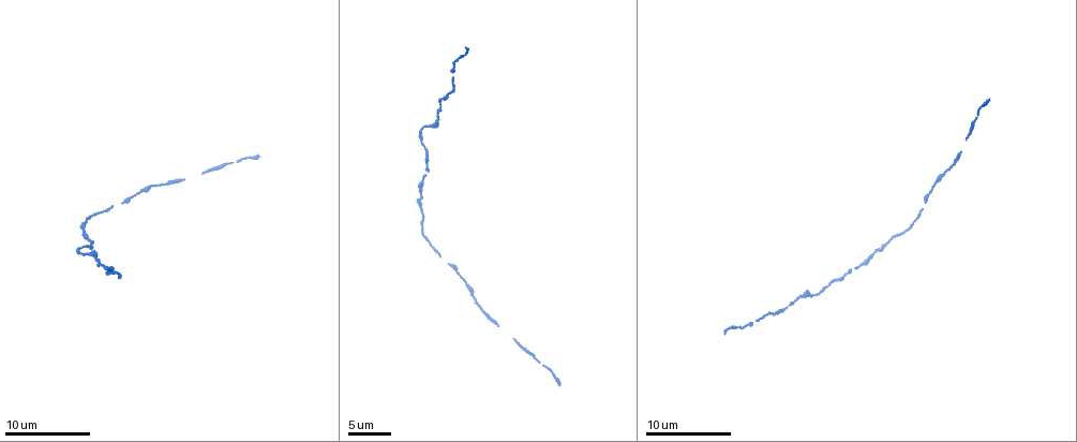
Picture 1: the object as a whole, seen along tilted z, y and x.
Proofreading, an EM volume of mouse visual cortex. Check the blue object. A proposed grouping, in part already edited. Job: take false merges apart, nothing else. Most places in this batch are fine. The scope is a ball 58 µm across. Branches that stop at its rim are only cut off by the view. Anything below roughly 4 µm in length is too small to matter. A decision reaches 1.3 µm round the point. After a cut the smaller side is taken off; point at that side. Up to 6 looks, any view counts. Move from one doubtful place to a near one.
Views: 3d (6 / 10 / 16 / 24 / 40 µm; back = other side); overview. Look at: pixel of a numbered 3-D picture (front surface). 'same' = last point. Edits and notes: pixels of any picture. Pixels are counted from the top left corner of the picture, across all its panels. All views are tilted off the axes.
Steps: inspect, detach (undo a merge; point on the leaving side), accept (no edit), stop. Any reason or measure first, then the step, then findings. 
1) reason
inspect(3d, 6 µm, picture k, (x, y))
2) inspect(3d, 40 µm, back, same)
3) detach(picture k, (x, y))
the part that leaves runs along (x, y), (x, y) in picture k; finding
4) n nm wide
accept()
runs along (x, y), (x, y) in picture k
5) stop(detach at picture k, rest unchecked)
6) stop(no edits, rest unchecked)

sudden change in width
inspect(3d, 6 µm, picture 1, (518, 339))

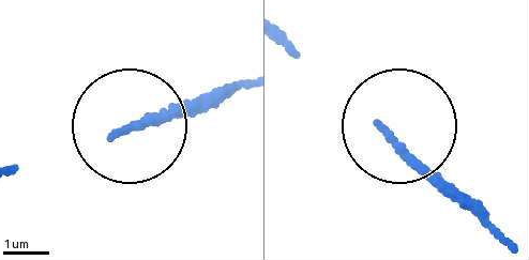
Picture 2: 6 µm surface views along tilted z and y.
190 nm wide
accept()
continuous, no second neuron

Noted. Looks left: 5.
thick turns thin
inspect(3d, 16 µm, picture 1, (955, 166))

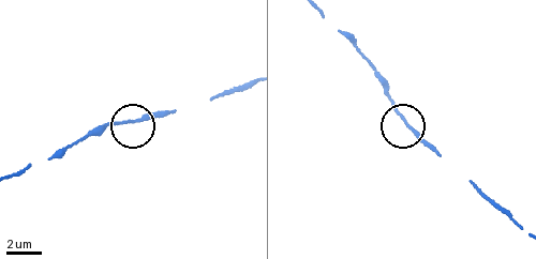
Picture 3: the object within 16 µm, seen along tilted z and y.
inspect(3d, 6 µm, picture 3, (132, 122))

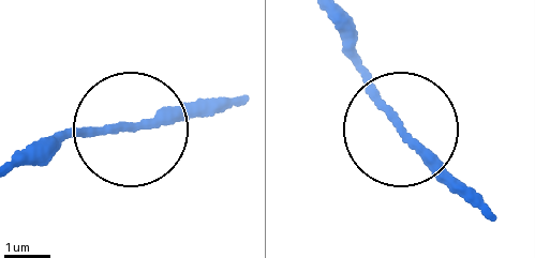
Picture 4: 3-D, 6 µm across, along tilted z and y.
150 nm wide
accept()
runs along (329, 14), (381, 110), (480, 206) in picture 4; continuous, no second neuron

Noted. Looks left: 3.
calibre changes
inspect(3d, 10 µm, picture 1, (450, 92))

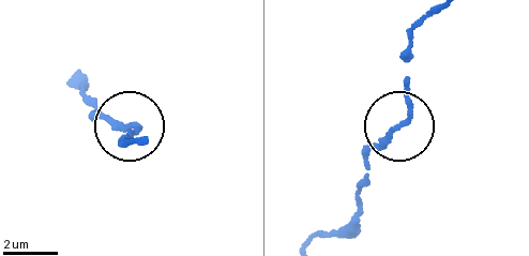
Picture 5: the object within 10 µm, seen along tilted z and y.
inspect(3d, 6 µm, picture 5, (396, 127))

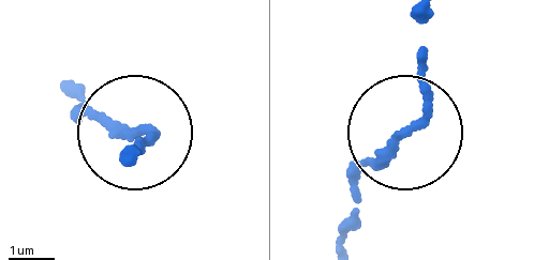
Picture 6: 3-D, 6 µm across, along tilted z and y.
160 nm wide
accept()
runs along (75, 87), (88, 110), (150, 137), (137, 151) in picture 6; all the same neuron

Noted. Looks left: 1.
stop(no edits, rest unchecked)

